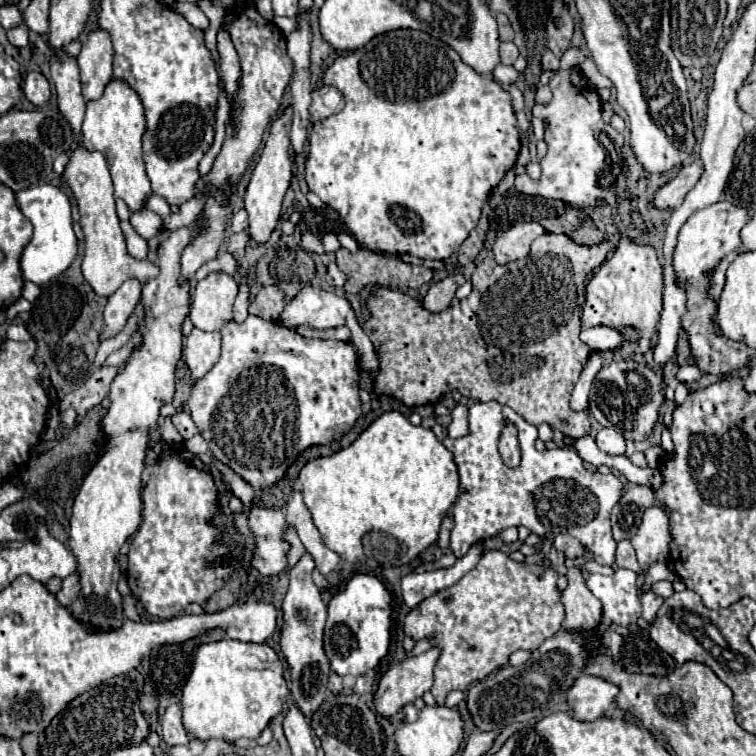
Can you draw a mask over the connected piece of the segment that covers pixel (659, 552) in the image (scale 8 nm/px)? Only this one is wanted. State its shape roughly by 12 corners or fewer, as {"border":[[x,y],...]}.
{"border":[[648,508],[632,546],[642,570],[670,554],[662,508]]}

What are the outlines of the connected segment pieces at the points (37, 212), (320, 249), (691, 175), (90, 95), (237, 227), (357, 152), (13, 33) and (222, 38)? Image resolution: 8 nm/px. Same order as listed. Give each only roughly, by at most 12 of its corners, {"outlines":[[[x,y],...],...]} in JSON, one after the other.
{"outlines":[[[44,184],[16,192],[34,226],[20,258],[42,286],[78,252],[70,200]],[[305,232],[302,248],[308,252],[324,254],[324,246],[318,234]],[[684,164],[650,200],[658,210],[674,210],[696,186],[700,164]],[[100,28],[82,44],[84,100],[98,100],[112,80],[112,44]],[[238,210],[232,216],[232,232],[248,228],[246,210]],[[422,30],[336,58],[306,182],[444,260],[516,164],[510,94]],[[28,28],[8,30],[8,42],[16,48],[28,46]],[[218,32],[224,90],[234,96],[240,62],[226,32]]]}

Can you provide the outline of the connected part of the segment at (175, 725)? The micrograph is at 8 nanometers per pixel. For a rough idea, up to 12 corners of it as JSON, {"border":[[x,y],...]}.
{"border":[[178,704],[160,718],[162,740],[168,746],[188,744]]}

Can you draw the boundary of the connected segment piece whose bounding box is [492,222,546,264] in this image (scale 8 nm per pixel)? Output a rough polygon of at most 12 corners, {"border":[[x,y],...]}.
{"border":[[522,222],[494,242],[494,258],[508,264],[526,258],[546,230]]}

